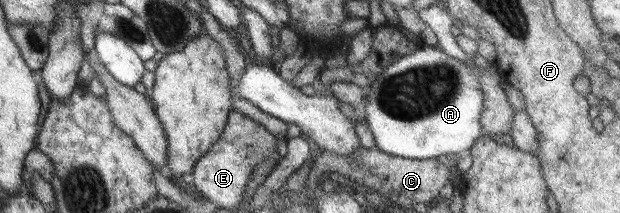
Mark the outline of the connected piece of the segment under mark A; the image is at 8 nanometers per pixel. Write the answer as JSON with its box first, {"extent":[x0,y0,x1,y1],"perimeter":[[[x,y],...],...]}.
{"extent":[360,45,483,160],"perimeter":[[[423,45],[412,54],[401,56],[389,63],[373,83],[365,88],[365,99],[360,113],[373,136],[377,150],[409,160],[436,159],[441,155],[455,155],[470,150],[475,139],[483,135],[479,117],[483,109],[483,92],[477,76],[465,66],[465,62],[446,56],[439,48]]]}

